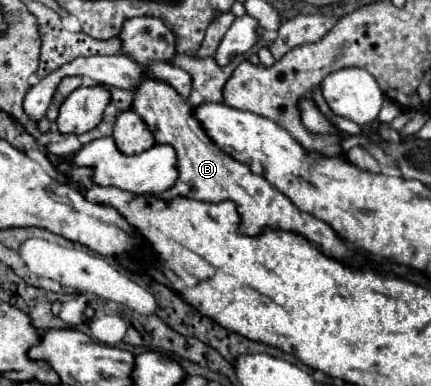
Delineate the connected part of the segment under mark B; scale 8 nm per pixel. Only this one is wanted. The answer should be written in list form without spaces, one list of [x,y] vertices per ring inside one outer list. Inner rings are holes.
[[[145,77],[137,85],[137,89],[133,89],[133,109],[147,123],[147,127],[151,127],[151,133],[155,135],[155,143],[171,143],[175,151],[179,151],[179,183],[175,183],[171,191],[161,193],[163,199],[171,199],[175,195],[183,195],[207,203],[221,203],[229,199],[237,205],[237,211],[241,215],[241,231],[247,235],[257,235],[263,227],[293,231],[307,237],[311,243],[319,245],[327,257],[339,261],[351,257],[357,265],[365,265],[361,255],[349,249],[327,223],[315,219],[309,213],[301,213],[283,193],[271,187],[265,177],[251,173],[251,169],[245,163],[235,161],[233,157],[223,153],[209,139],[203,125],[195,119],[193,107],[169,83],[153,77]]]

